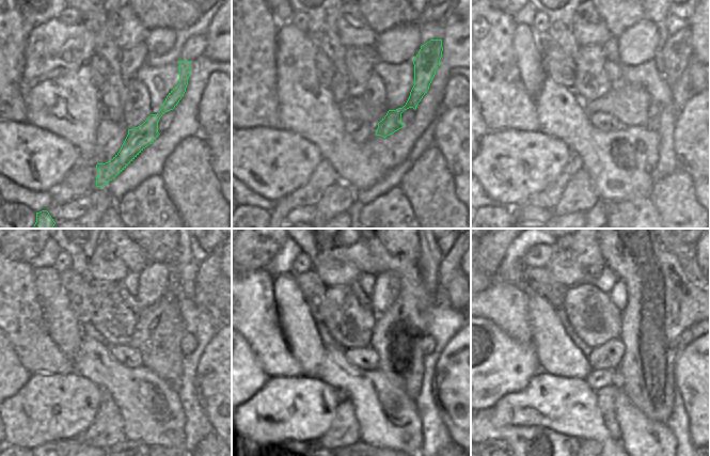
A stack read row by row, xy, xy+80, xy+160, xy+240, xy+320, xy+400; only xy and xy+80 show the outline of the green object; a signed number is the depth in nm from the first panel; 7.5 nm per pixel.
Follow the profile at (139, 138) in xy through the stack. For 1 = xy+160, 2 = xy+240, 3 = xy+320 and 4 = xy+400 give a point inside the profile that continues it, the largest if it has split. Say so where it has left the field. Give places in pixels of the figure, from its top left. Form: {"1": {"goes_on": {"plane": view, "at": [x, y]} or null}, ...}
{"1": {"goes_on": {"plane": "xy+160", "at": [676, 57]}}, "2": {"goes_on": {"plane": "xy+240", "at": [206, 288]}}, "3": {"goes_on": {"plane": "xy+320", "at": [448, 293]}}, "4": {"goes_on": null}}

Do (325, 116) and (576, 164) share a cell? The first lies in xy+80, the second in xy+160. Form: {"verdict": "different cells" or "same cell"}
{"verdict": "different cells"}

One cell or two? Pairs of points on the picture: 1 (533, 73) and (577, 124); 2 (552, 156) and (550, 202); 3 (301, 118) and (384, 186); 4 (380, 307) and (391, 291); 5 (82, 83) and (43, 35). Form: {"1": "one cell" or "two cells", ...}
{"1": "two cells", "2": "two cells", "3": "two cells", "4": "one cell", "5": "one cell"}

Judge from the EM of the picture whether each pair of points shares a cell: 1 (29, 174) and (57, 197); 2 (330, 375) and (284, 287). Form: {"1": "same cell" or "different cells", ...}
{"1": "different cells", "2": "different cells"}

